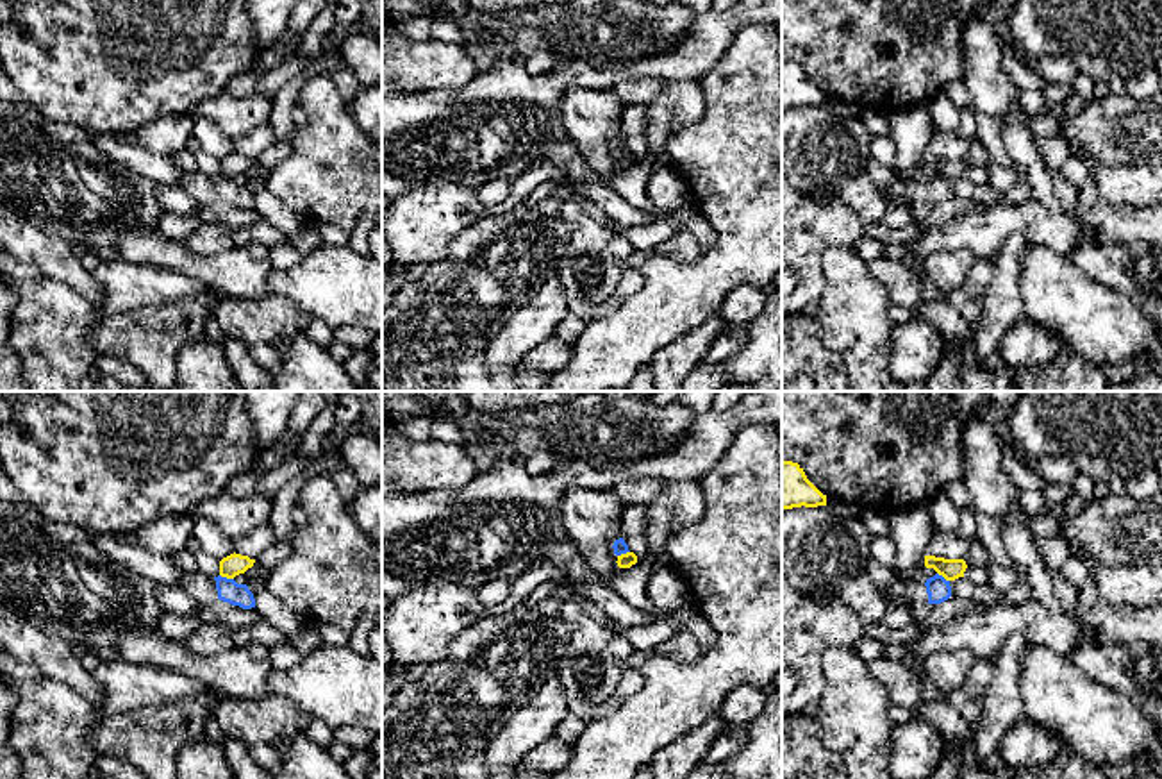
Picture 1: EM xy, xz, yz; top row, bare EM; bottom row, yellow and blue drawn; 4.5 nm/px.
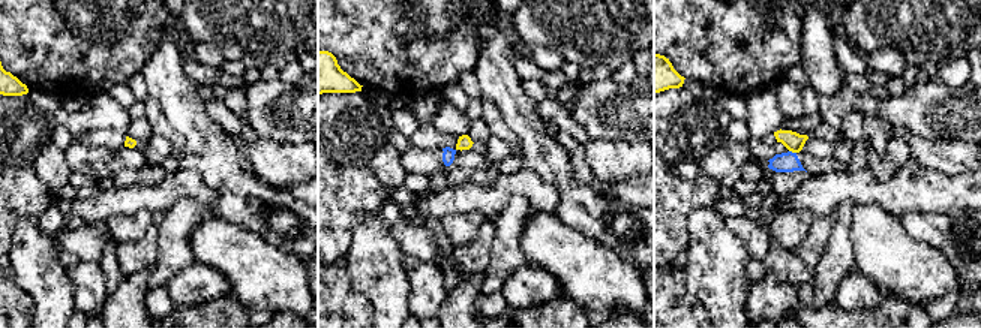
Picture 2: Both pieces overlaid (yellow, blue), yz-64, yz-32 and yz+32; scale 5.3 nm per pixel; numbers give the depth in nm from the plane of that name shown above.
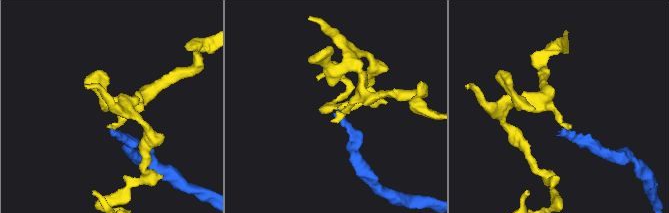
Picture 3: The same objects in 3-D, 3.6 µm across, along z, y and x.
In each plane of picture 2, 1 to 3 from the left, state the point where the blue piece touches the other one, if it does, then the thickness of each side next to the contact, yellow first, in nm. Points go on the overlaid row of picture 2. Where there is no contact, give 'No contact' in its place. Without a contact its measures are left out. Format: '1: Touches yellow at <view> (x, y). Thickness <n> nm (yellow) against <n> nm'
1: No contact
2: No contact
3: Touches yellow at yz+32 (792, 152). Thickness 100 nm (yellow) against 110 nm

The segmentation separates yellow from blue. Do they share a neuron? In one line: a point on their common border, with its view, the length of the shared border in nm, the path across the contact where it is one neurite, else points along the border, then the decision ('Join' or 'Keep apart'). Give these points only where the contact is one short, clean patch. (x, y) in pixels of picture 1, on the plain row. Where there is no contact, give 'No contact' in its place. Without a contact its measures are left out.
Touches yellow at xy (227, 177). Shared border 70 nm. Boundary: xy (220, 174), (232, 179). Keep apart

